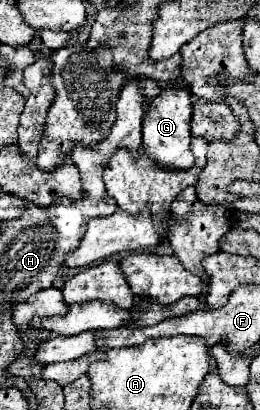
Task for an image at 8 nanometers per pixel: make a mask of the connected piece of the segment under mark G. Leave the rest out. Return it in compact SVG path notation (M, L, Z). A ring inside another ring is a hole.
M164 86L156 98L150 100L144 114L144 150L164 168L190 168L194 156L190 152L190 114L192 92L188 86Z

